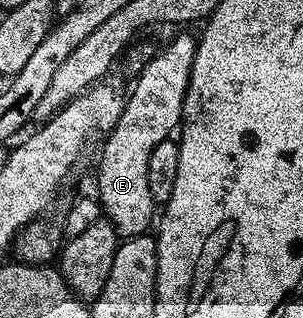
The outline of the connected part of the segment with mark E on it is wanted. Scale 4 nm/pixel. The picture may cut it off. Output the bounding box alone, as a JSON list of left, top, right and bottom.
[96,34,197,236]

